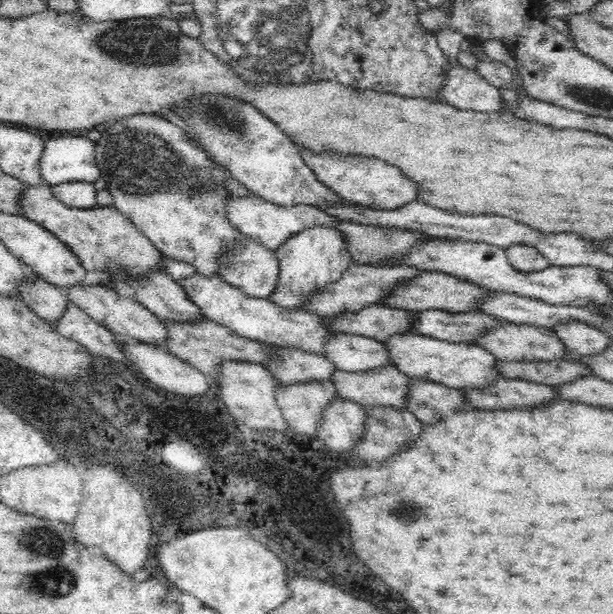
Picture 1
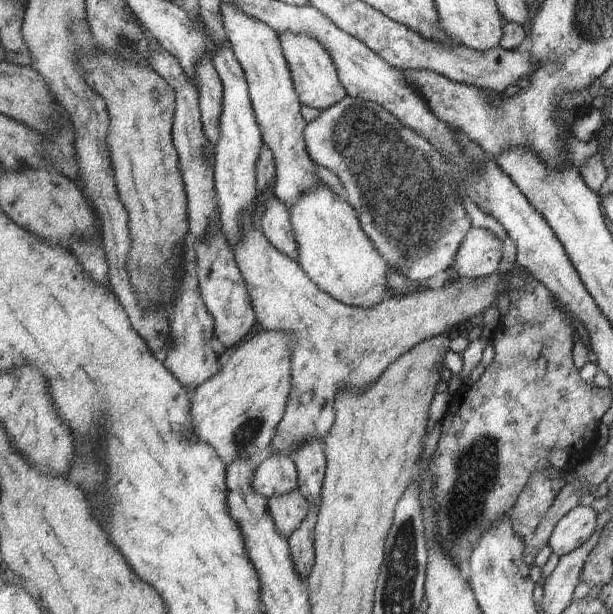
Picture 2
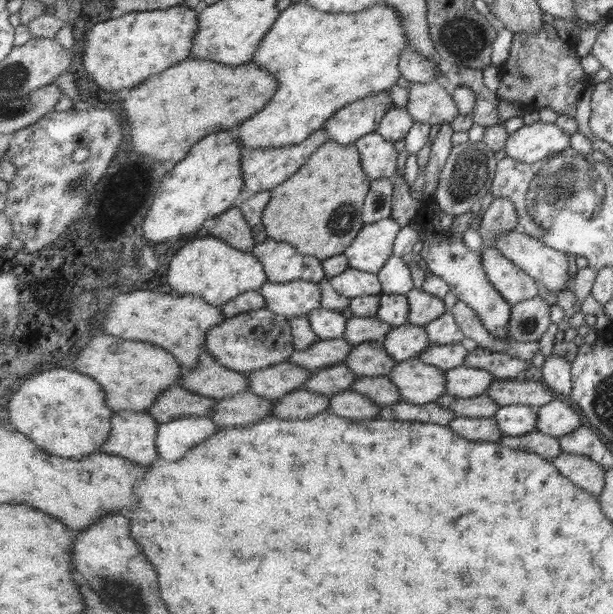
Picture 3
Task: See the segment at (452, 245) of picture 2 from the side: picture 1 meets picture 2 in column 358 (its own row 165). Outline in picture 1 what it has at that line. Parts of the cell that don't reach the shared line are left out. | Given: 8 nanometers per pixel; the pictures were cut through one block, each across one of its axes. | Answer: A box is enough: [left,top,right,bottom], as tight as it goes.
[96,114,245,276]

